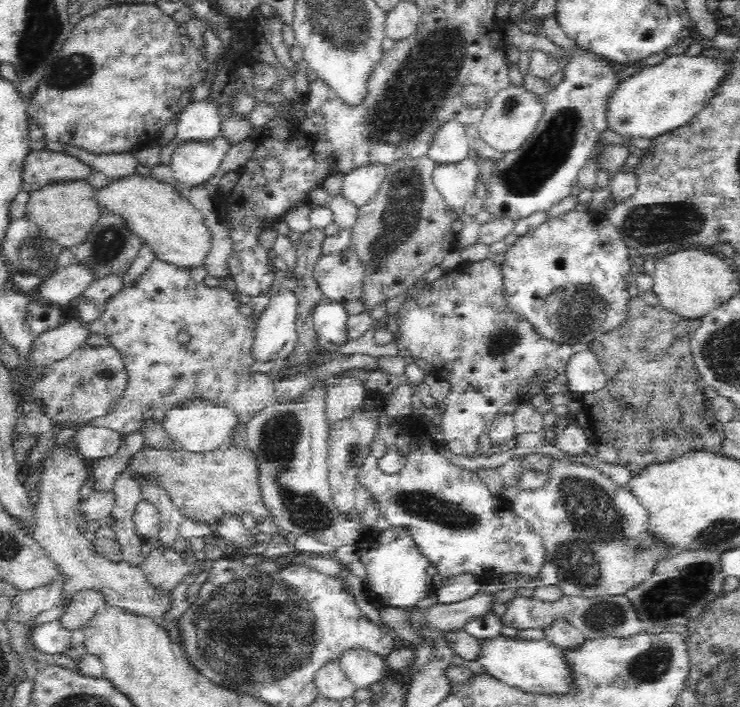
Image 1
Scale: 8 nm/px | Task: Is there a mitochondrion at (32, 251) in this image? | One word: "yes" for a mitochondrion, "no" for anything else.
yes

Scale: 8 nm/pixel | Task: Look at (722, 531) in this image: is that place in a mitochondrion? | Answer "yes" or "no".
yes

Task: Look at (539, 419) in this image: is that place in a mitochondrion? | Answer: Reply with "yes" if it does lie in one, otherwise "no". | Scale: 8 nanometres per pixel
no

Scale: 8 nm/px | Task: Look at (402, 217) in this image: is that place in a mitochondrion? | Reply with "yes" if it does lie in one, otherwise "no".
yes

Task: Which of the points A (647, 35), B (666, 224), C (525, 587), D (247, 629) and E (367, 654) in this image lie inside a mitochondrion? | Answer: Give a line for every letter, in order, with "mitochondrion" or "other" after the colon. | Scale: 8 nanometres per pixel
A: other
B: mitochondrion
C: other
D: mitochondrion
E: other

